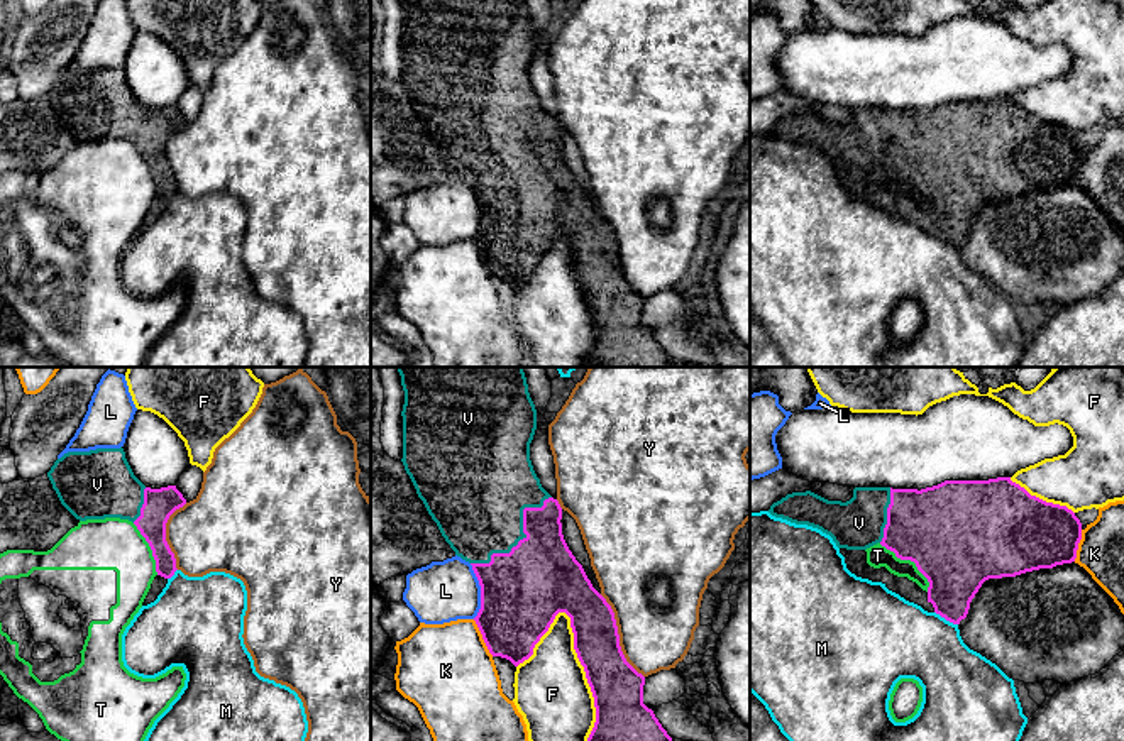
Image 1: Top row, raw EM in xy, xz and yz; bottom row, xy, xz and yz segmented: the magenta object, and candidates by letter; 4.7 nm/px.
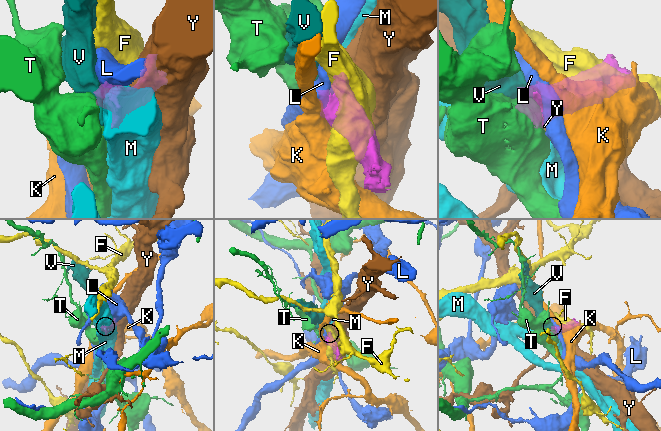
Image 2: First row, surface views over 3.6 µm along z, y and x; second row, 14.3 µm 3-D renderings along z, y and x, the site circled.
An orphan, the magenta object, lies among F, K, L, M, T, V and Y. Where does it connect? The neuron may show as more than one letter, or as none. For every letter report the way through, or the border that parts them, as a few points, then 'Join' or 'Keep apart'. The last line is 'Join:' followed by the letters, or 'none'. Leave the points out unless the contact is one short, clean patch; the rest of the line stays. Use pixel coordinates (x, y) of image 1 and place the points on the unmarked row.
F: Keep apart
K: Keep apart
L: Boundary: xz (469, 185), (479, 207), (479, 232), (474, 239). Keep apart
M: Keep apart
T: Keep apart
V: Join
Y: Keep apart
Join: V

